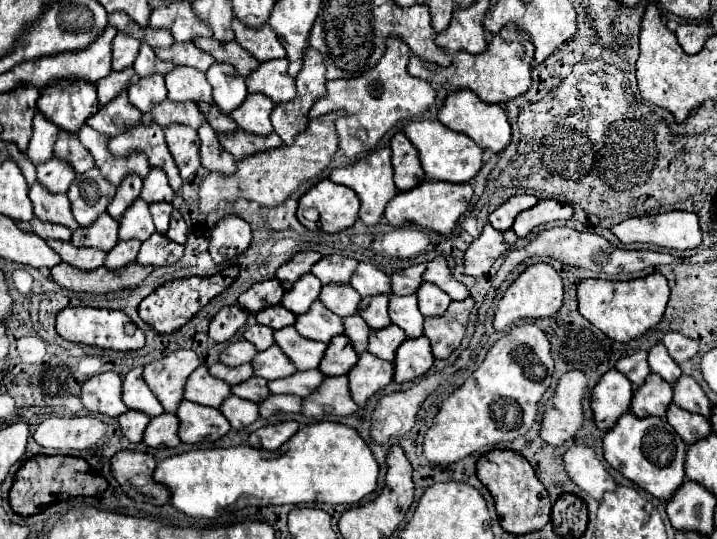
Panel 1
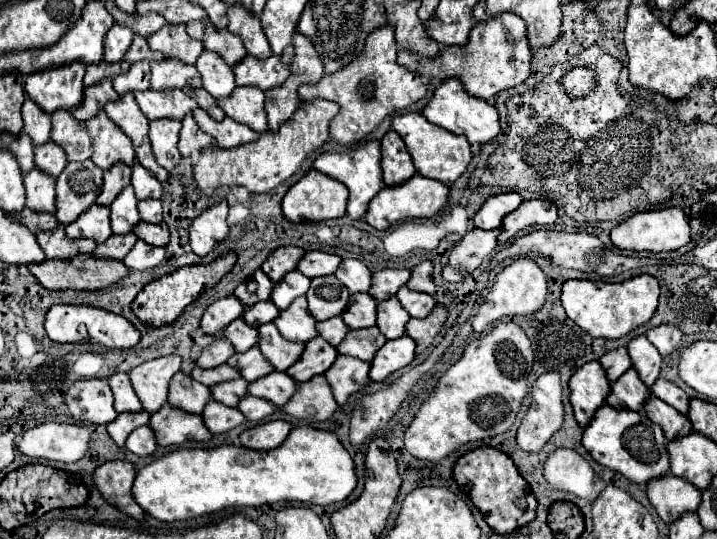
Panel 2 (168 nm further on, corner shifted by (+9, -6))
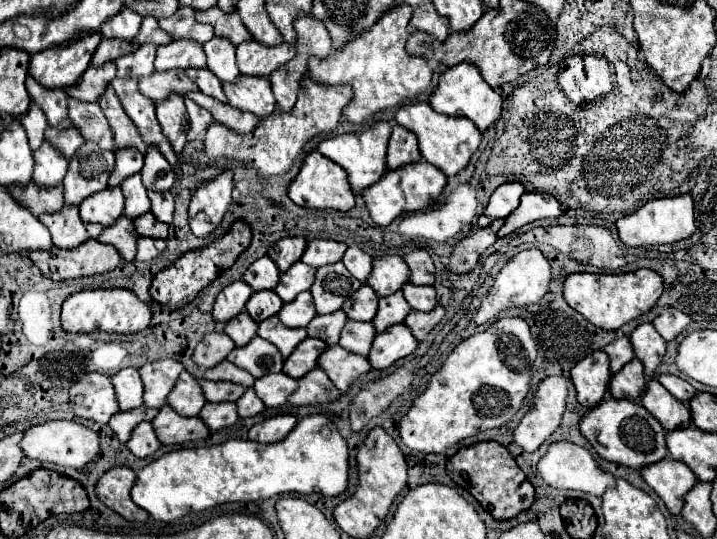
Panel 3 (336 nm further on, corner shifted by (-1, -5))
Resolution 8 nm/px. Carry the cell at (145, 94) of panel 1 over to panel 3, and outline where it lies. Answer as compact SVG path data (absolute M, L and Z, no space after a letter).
M141 45L135 53L123 55L115 61L117 65L117 77L147 77L155 73L153 61L155 61L155 45Z

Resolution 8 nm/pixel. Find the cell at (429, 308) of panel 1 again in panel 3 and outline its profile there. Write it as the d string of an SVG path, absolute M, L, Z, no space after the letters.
M405 283L403 295L405 295L405 301L411 305L411 309L415 309L415 311L431 311L437 305L435 289L431 285L417 287L413 283Z

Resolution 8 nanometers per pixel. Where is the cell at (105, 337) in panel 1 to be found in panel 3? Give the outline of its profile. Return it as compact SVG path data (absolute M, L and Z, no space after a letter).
M97 289L97 291L79 291L65 299L61 309L61 327L67 333L139 333L151 321L149 307L139 301L127 289Z

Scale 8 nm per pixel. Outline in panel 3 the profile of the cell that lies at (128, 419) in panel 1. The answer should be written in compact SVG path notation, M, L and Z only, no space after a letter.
M147 405L133 409L133 411L119 411L111 417L109 427L115 431L115 435L119 437L121 443L127 443L131 437L131 429L135 429L135 425L139 425L141 421L153 421L157 415L157 409L151 409Z

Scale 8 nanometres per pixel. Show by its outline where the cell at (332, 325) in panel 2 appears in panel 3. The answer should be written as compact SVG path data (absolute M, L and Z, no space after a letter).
M339 309L329 315L317 315L315 321L309 323L307 333L309 333L309 337L323 339L327 345L337 345L345 323L347 323L347 315L345 315L345 311Z

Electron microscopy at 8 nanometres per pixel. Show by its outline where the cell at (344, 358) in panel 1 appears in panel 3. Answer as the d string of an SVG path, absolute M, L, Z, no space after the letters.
M307 337L303 343L299 343L299 347L285 361L283 373L289 373L289 377L293 379L301 379L311 369L317 367L317 359L319 359L319 353L323 353L323 349L327 349L325 341Z

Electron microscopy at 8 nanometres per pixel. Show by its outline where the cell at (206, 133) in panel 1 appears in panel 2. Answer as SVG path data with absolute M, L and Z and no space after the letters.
M185 114L185 118L181 120L183 128L181 128L181 140L179 140L179 152L181 156L193 156L195 152L207 148L207 146L215 146L213 138L209 134L205 134L197 122L193 120L191 114Z

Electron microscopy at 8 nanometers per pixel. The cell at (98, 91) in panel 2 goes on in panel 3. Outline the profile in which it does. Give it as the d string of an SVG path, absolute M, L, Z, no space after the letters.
M105 63L103 67L91 67L83 73L77 85L67 89L69 97L75 97L79 101L99 101L99 97L105 93L107 85L115 79L115 63Z

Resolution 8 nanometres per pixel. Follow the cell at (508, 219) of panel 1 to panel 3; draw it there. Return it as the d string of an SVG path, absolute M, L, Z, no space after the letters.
M505 183L505 185L497 187L489 199L487 209L479 217L479 227L487 227L495 219L505 219L511 211L517 209L523 193L525 193L525 187L521 183Z

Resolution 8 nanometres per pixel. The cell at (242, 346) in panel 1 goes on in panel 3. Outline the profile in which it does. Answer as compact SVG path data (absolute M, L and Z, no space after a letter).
M209 333L197 345L197 349L193 353L193 361L199 367L209 369L209 367L215 367L217 363L221 363L223 359L227 359L231 349L235 349L235 343L225 333Z

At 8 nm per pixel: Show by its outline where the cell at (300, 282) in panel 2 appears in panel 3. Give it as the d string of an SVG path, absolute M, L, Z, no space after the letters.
M297 261L295 265L289 267L287 273L281 273L275 293L283 299L283 303L291 303L299 293L311 289L313 281L315 281L315 267L303 265L303 261Z

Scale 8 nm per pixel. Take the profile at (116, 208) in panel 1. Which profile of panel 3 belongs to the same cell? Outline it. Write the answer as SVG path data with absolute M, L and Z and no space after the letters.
M121 149L115 151L115 169L109 177L109 187L119 187L121 181L129 175L135 175L143 167L143 155L137 149Z

